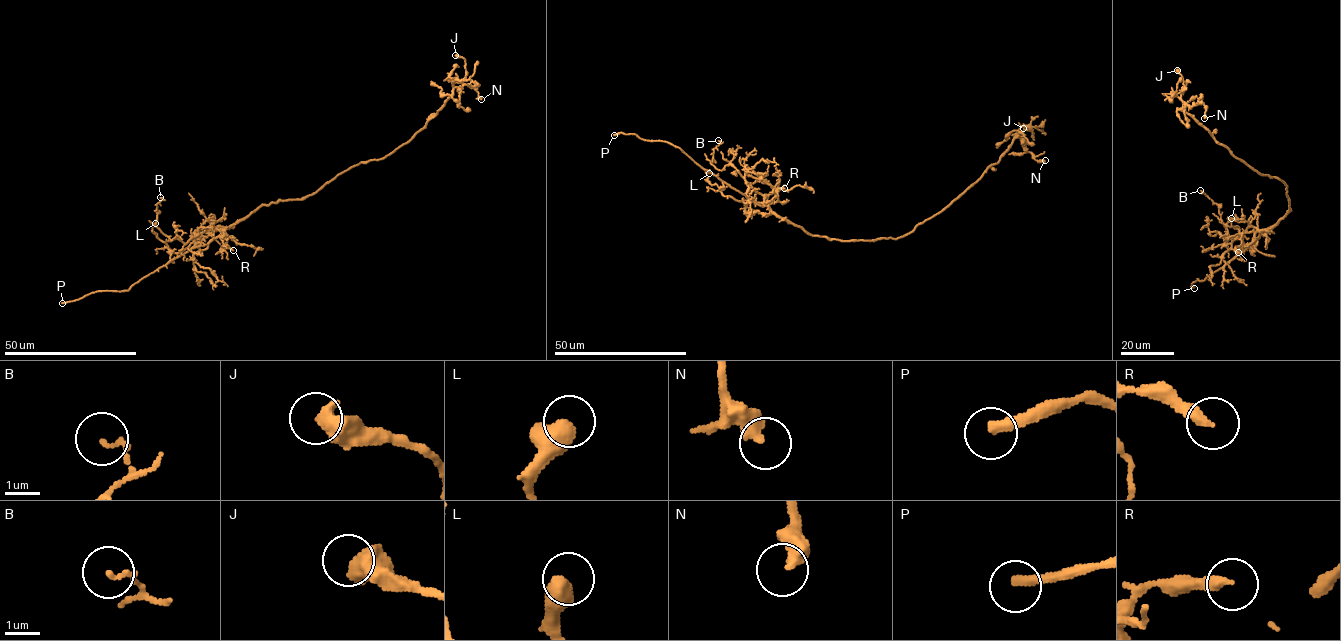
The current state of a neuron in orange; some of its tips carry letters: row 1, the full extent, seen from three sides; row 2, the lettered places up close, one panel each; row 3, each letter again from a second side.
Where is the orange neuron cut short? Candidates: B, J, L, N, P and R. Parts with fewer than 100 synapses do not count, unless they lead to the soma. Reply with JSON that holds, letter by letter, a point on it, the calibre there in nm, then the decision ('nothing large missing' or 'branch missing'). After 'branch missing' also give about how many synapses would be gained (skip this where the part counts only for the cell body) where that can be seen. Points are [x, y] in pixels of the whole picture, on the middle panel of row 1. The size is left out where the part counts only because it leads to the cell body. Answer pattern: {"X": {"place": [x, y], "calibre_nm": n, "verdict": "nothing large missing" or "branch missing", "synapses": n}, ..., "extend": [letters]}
{"B": {"place": [718, 140], "calibre_nm": 110, "verdict": "nothing large missing"}, "J": {"place": [1023, 128], "calibre_nm": 650, "verdict": "nothing large missing"}, "L": {"place": [709, 173], "calibre_nm": 600, "verdict": "nothing large missing"}, "N": {"place": [1045, 160], "calibre_nm": 460, "verdict": "nothing large missing"}, "P": {"place": [614, 135], "calibre_nm": 300, "verdict": "branch missing"}, "R": {"place": [784, 188], "calibre_nm": 320, "verdict": "nothing large missing"}, "extend": ["P"]}

